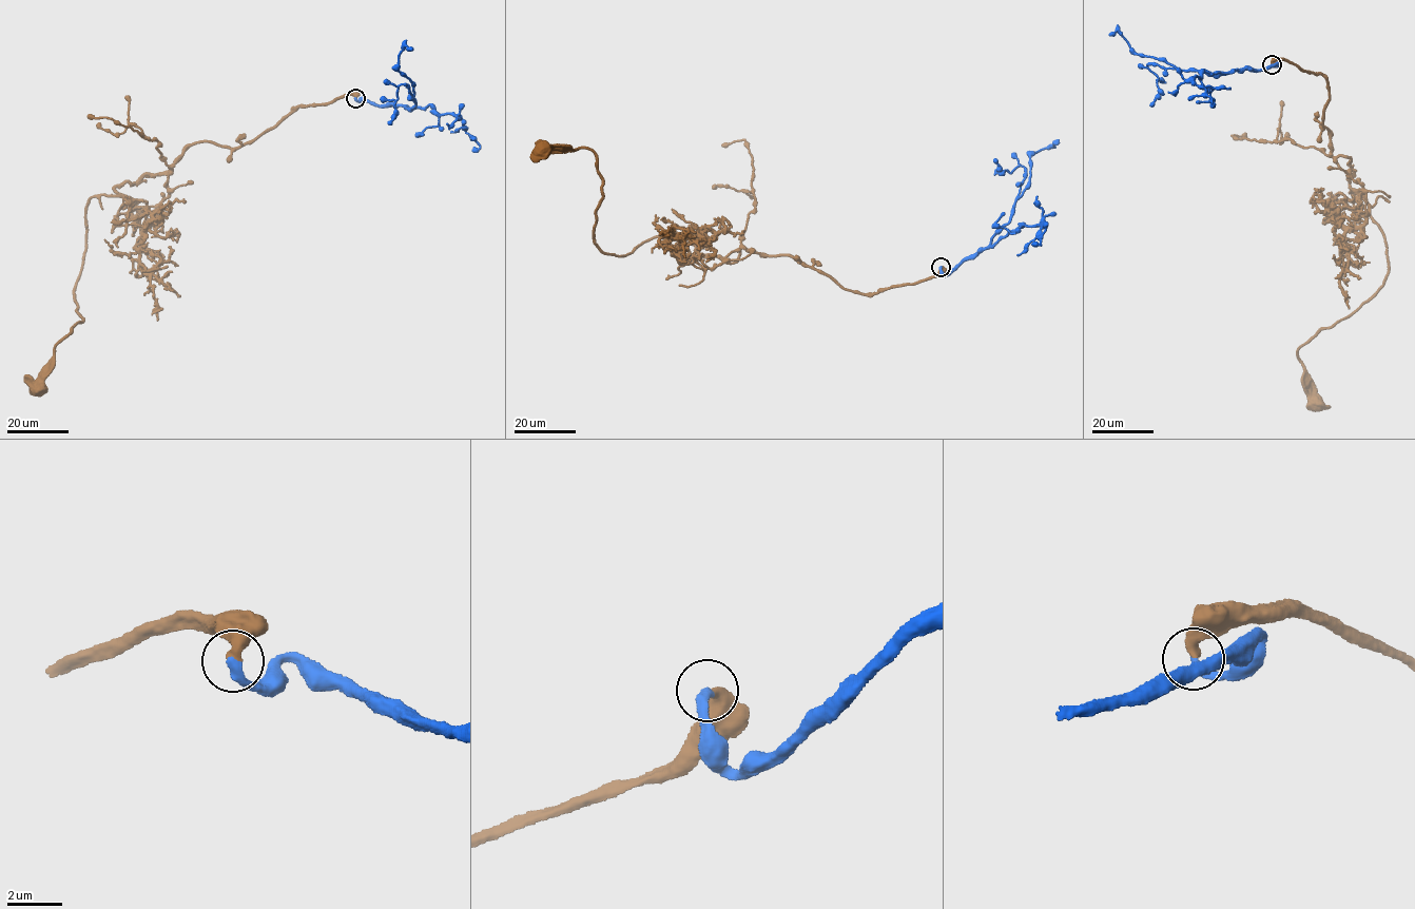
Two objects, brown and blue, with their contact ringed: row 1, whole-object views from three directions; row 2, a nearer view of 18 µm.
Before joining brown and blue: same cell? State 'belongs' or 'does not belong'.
belongs

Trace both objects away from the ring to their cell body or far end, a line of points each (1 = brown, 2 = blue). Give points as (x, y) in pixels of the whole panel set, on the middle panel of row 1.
1: (941, 267), (868, 294), (741, 248), (727, 263), (656, 236), (605, 253), (593, 237), (596, 154), (542, 148)
2: (941, 267), (949, 274), (987, 249), (1029, 182), (1031, 155), (1059, 140)

